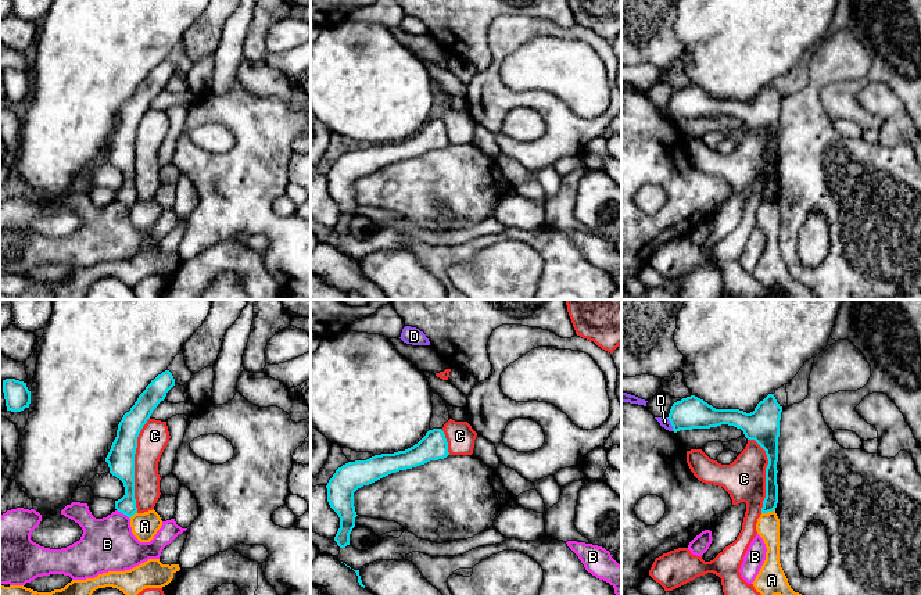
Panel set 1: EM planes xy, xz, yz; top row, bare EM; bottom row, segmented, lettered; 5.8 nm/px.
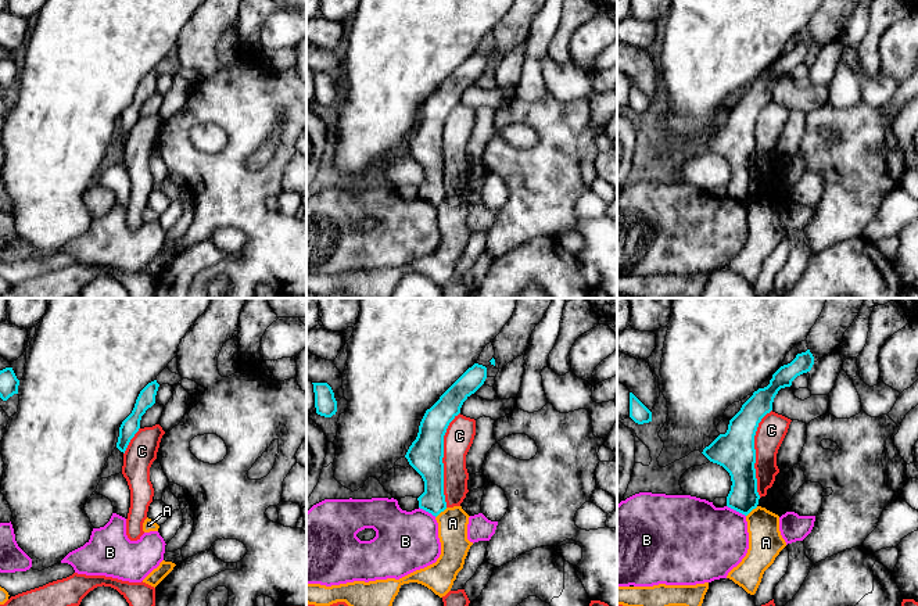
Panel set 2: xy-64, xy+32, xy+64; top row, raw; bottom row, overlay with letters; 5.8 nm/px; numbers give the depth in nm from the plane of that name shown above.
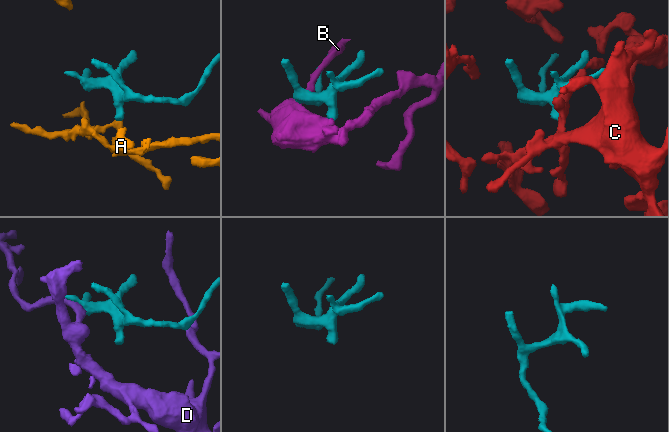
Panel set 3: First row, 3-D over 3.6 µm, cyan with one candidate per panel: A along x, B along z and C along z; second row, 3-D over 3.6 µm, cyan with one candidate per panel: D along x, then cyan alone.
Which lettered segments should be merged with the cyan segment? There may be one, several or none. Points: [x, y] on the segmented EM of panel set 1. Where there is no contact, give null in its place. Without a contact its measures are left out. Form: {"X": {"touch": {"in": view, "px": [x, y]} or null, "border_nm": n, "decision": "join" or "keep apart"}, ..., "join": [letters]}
{"A": {"touch": {"in": "yz", "px": [767, 512]}, "border_nm": 80, "decision": "keep apart"}, "B": {"touch": {"in": "xy", "px": [124, 513]}, "border_nm": 100, "decision": "keep apart"}, "C": {"touch": {"in": "xy", "px": [133, 465]}, "border_nm": 550, "decision": "keep apart"}, "D": {"touch": {"in": "yz", "px": [672, 425]}, "border_nm": 90, "decision": "keep apart"}, "join": []}

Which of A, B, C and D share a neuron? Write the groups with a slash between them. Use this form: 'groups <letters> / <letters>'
groups A / B / C / D

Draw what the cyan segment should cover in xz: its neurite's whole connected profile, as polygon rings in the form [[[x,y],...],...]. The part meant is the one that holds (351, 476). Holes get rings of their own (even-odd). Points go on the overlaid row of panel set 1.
[[[433,429],[413,447],[394,454],[375,455],[366,460],[348,462],[338,467],[329,480],[327,502],[340,517],[340,528],[334,541],[340,548],[350,545],[350,534],[358,516],[354,506],[354,492],[391,473],[412,469],[430,460],[449,455],[448,442],[441,429]]]

